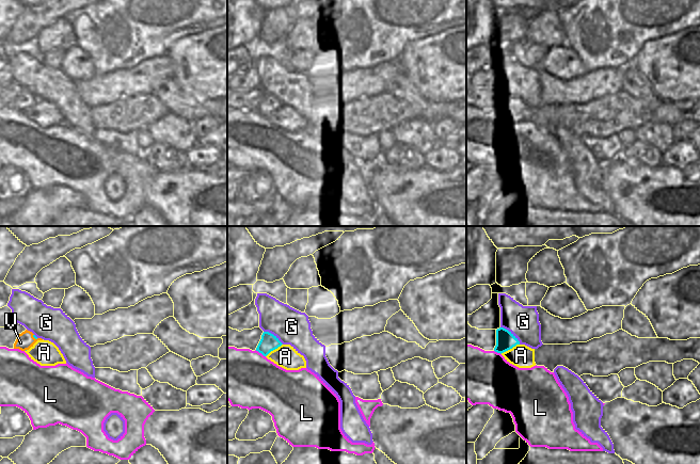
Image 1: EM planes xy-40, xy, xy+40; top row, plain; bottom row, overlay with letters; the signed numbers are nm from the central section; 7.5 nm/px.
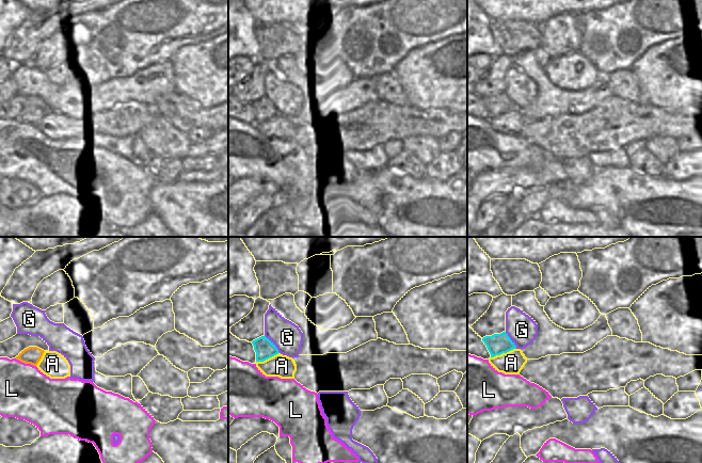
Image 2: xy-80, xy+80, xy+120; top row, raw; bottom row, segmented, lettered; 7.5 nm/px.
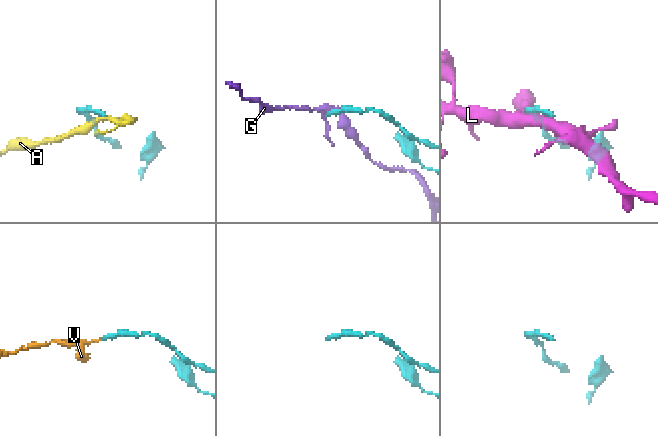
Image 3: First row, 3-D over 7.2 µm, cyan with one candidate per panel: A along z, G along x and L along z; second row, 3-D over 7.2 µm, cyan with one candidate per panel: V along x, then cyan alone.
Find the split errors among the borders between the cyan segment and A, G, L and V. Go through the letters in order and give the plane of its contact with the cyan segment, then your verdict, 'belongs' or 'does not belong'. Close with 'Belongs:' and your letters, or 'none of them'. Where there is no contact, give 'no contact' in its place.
A: xy+40 | does not belong
G: xy+40 | does not belong
L: xy | does not belong
V: xy-40 | belongs
Belongs: V

